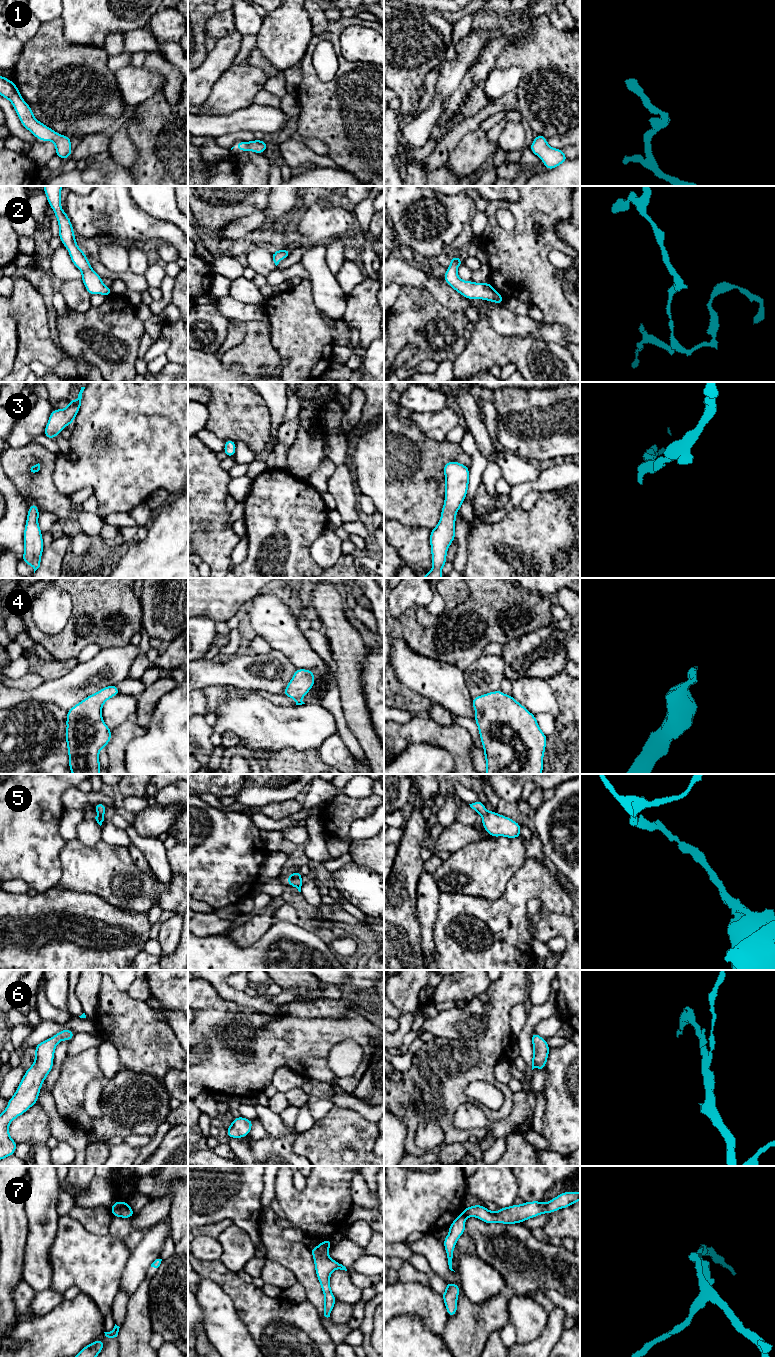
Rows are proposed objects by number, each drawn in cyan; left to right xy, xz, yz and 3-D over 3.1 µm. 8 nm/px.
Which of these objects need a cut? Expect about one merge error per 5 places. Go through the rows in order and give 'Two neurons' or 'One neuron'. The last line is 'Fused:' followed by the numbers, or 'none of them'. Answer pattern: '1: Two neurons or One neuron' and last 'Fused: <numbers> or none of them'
1: One neuron
2: One neuron
3: One neuron
4: One neuron
5: One neuron
6: One neuron
7: Two neurons
Fused: 7

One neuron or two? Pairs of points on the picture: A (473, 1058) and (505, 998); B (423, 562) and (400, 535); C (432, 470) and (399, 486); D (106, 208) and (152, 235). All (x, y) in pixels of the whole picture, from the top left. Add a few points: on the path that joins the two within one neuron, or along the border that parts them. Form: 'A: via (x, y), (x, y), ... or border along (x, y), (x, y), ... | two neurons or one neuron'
A: via (488, 1043), (498, 1033), (499, 1013) | one neuron
B: via (416, 555), (414, 549), (407, 542) | one neuron
C: via (424, 470), (407, 479) | one neuron
D: via (117, 215), (130, 225), (141, 229) | one neuron

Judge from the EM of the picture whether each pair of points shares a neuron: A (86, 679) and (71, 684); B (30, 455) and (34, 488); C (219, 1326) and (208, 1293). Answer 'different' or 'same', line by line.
A: same
B: same
C: same

